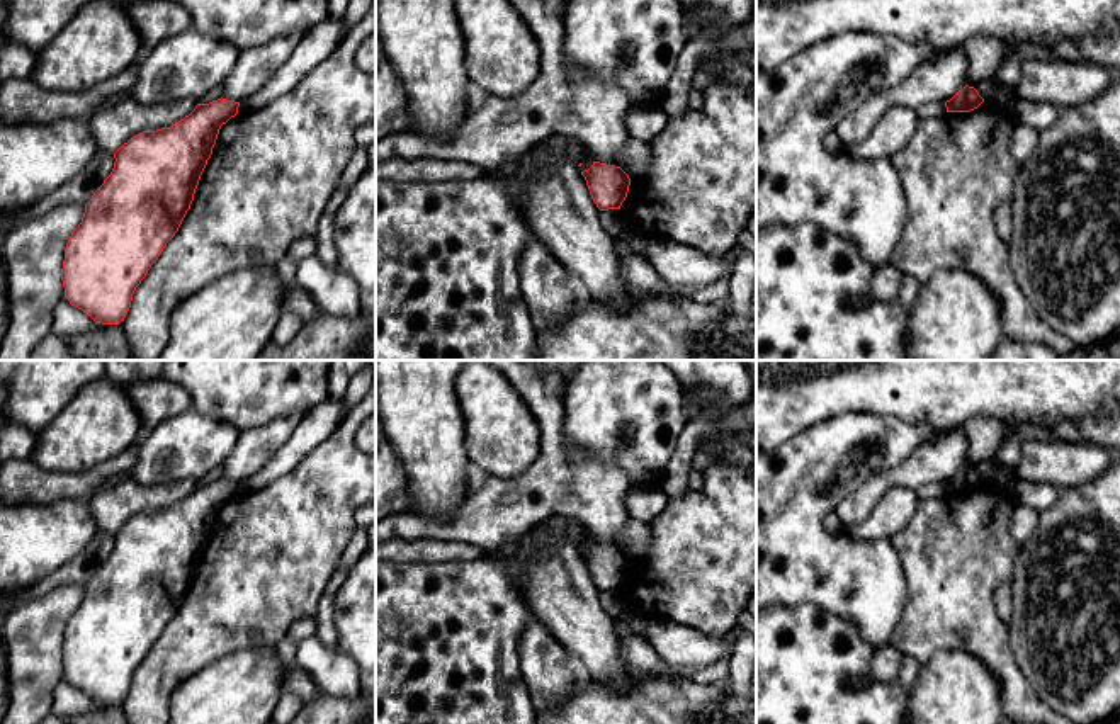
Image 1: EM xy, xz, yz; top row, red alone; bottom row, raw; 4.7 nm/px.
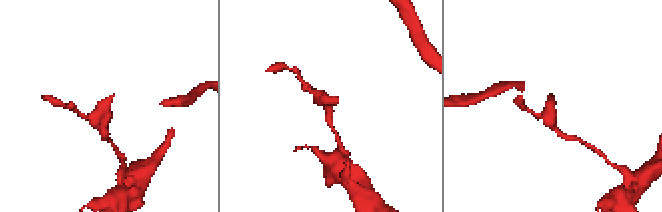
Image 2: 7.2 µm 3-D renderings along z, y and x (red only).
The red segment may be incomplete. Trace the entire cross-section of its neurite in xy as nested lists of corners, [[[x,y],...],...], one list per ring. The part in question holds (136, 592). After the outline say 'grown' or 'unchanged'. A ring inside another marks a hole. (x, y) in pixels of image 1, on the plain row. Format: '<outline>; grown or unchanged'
[[[218,479],[209,484],[197,484],[195,489],[170,508],[143,512],[133,517],[114,534],[114,549],[104,564],[85,585],[78,608],[71,614],[61,649],[65,678],[71,687],[87,693],[95,704],[119,705],[124,702],[133,675],[158,641],[167,624],[178,612],[190,585],[201,556],[212,535],[219,510],[238,495],[240,483]]]; unchanged

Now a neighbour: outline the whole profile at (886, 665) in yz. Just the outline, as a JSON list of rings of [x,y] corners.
[[[891,642],[887,646],[877,648],[868,676],[865,680],[855,682],[853,685],[858,687],[867,682],[897,683],[902,659],[904,654]]]

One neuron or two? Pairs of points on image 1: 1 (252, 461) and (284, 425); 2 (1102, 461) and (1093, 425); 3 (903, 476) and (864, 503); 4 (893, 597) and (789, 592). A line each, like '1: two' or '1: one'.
1: one
2: two
3: one
4: one

